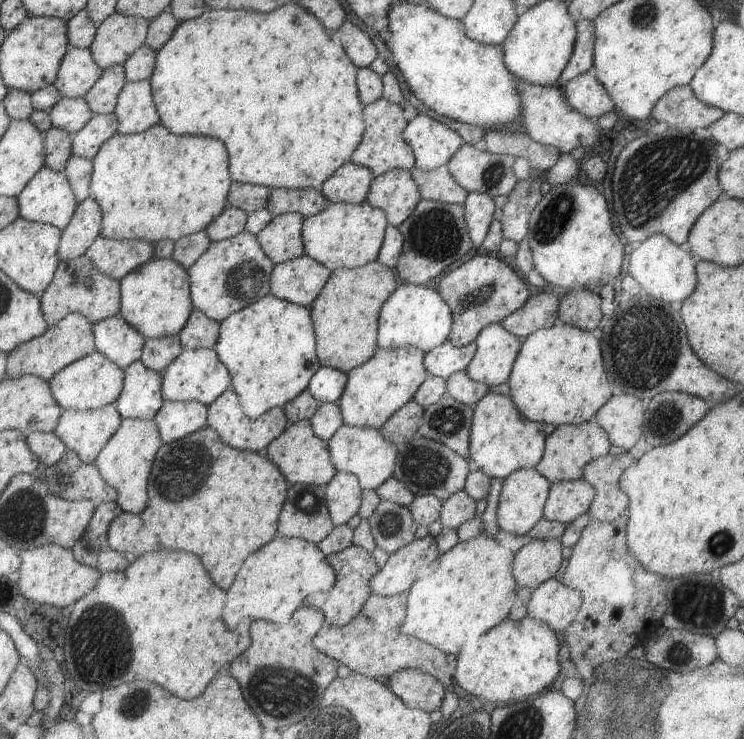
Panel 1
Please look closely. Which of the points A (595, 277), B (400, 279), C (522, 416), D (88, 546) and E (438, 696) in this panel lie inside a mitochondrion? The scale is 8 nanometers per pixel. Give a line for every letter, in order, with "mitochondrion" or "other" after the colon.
A: other
B: other
C: other
D: other
E: other

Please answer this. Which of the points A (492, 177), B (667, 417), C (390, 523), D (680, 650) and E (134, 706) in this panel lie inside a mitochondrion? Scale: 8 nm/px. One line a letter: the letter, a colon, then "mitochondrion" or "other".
A: mitochondrion
B: mitochondrion
C: mitochondrion
D: mitochondrion
E: mitochondrion

